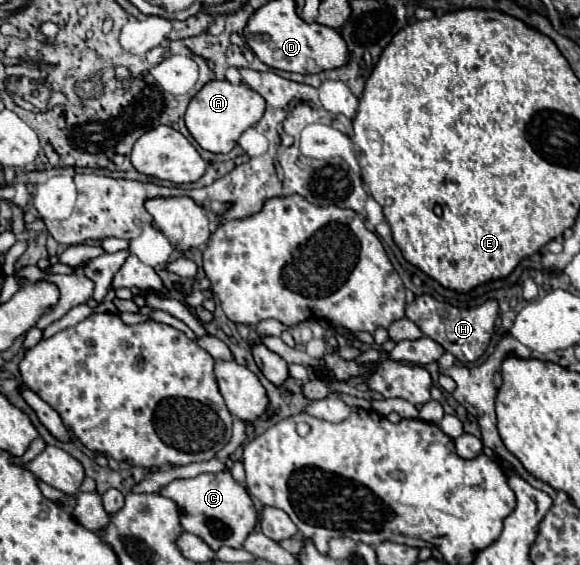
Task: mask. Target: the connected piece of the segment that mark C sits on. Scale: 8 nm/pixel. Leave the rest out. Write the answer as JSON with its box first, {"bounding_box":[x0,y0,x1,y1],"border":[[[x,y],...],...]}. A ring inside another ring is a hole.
{"bounding_box":[159,471,257,549],"border":[[[229,471],[221,473],[203,473],[193,479],[175,479],[167,487],[159,491],[169,499],[181,505],[181,525],[185,531],[201,537],[211,549],[219,549],[223,545],[239,549],[249,533],[255,531],[257,511],[253,507],[247,489],[239,485]]]}

